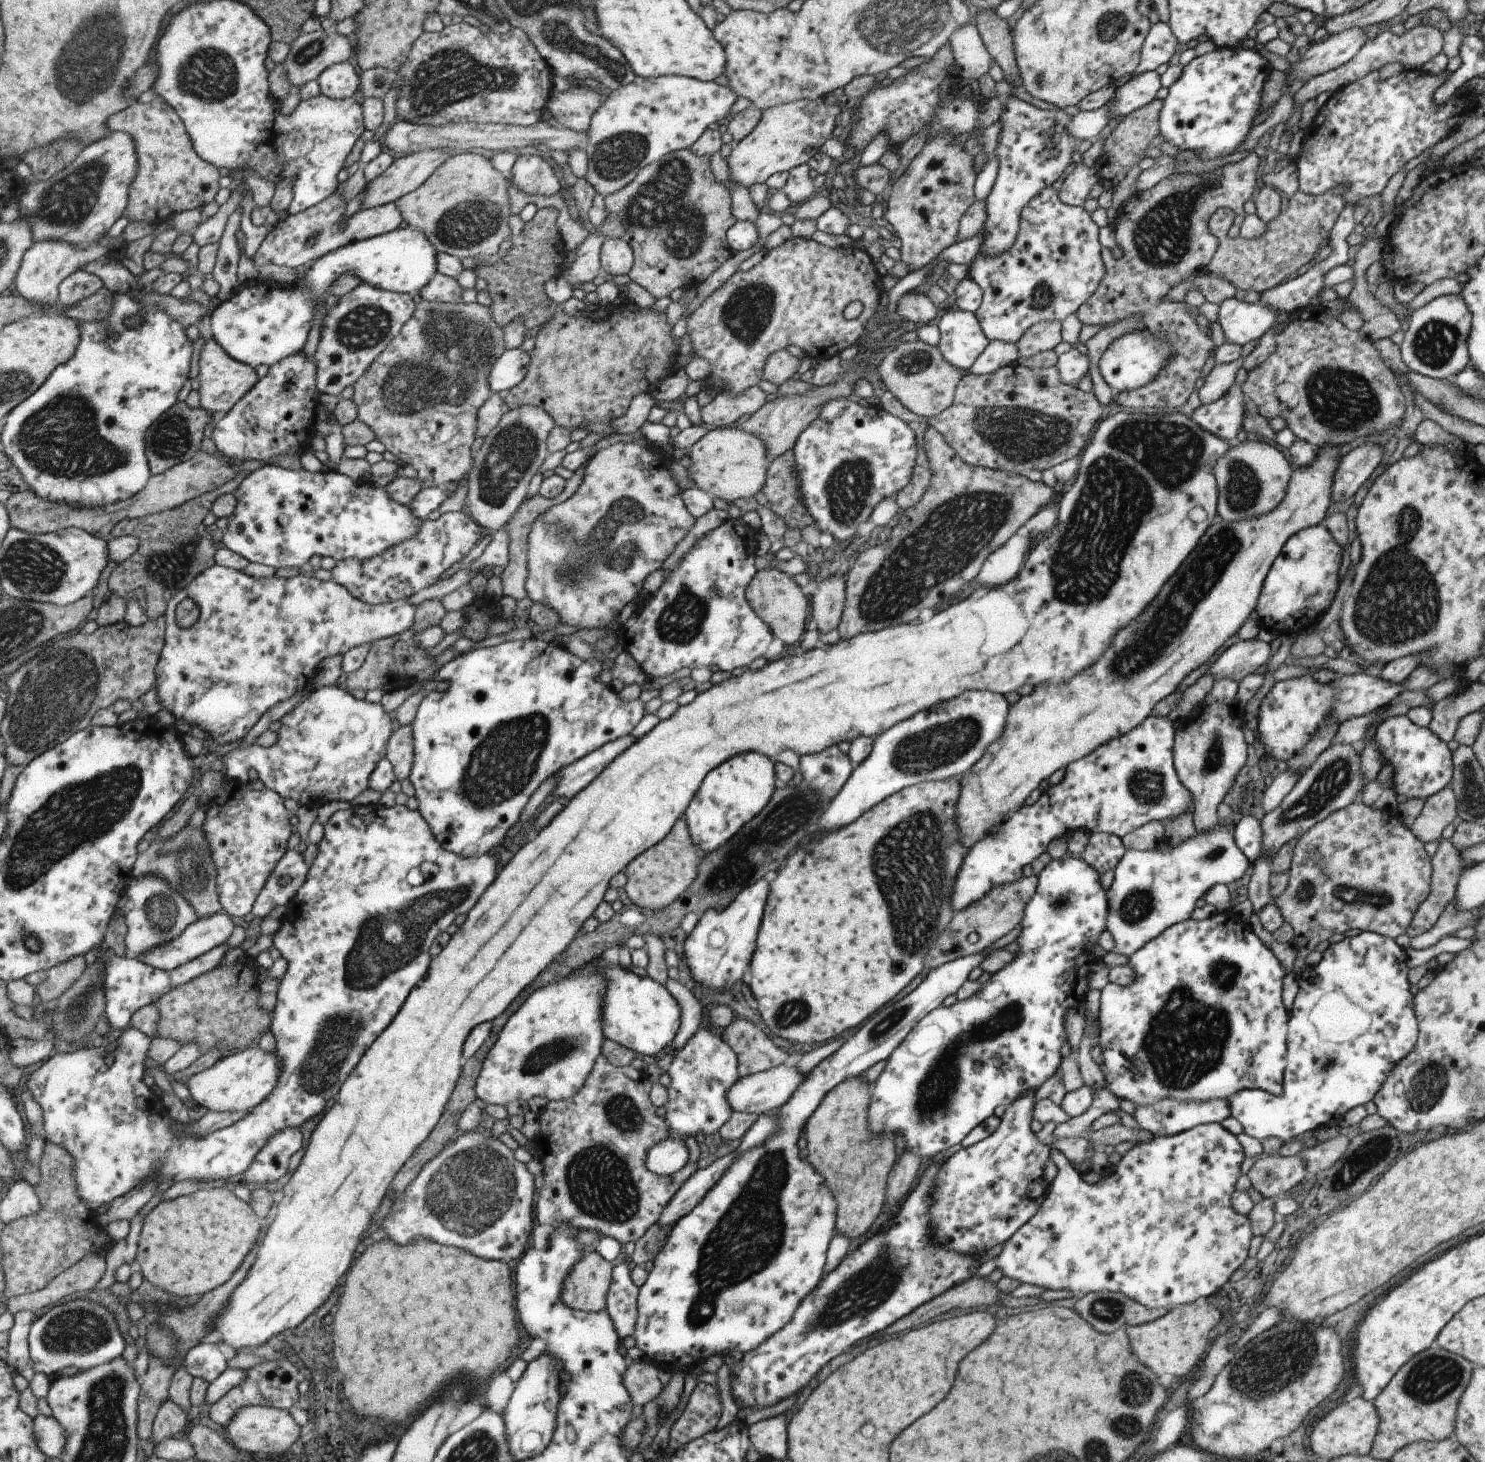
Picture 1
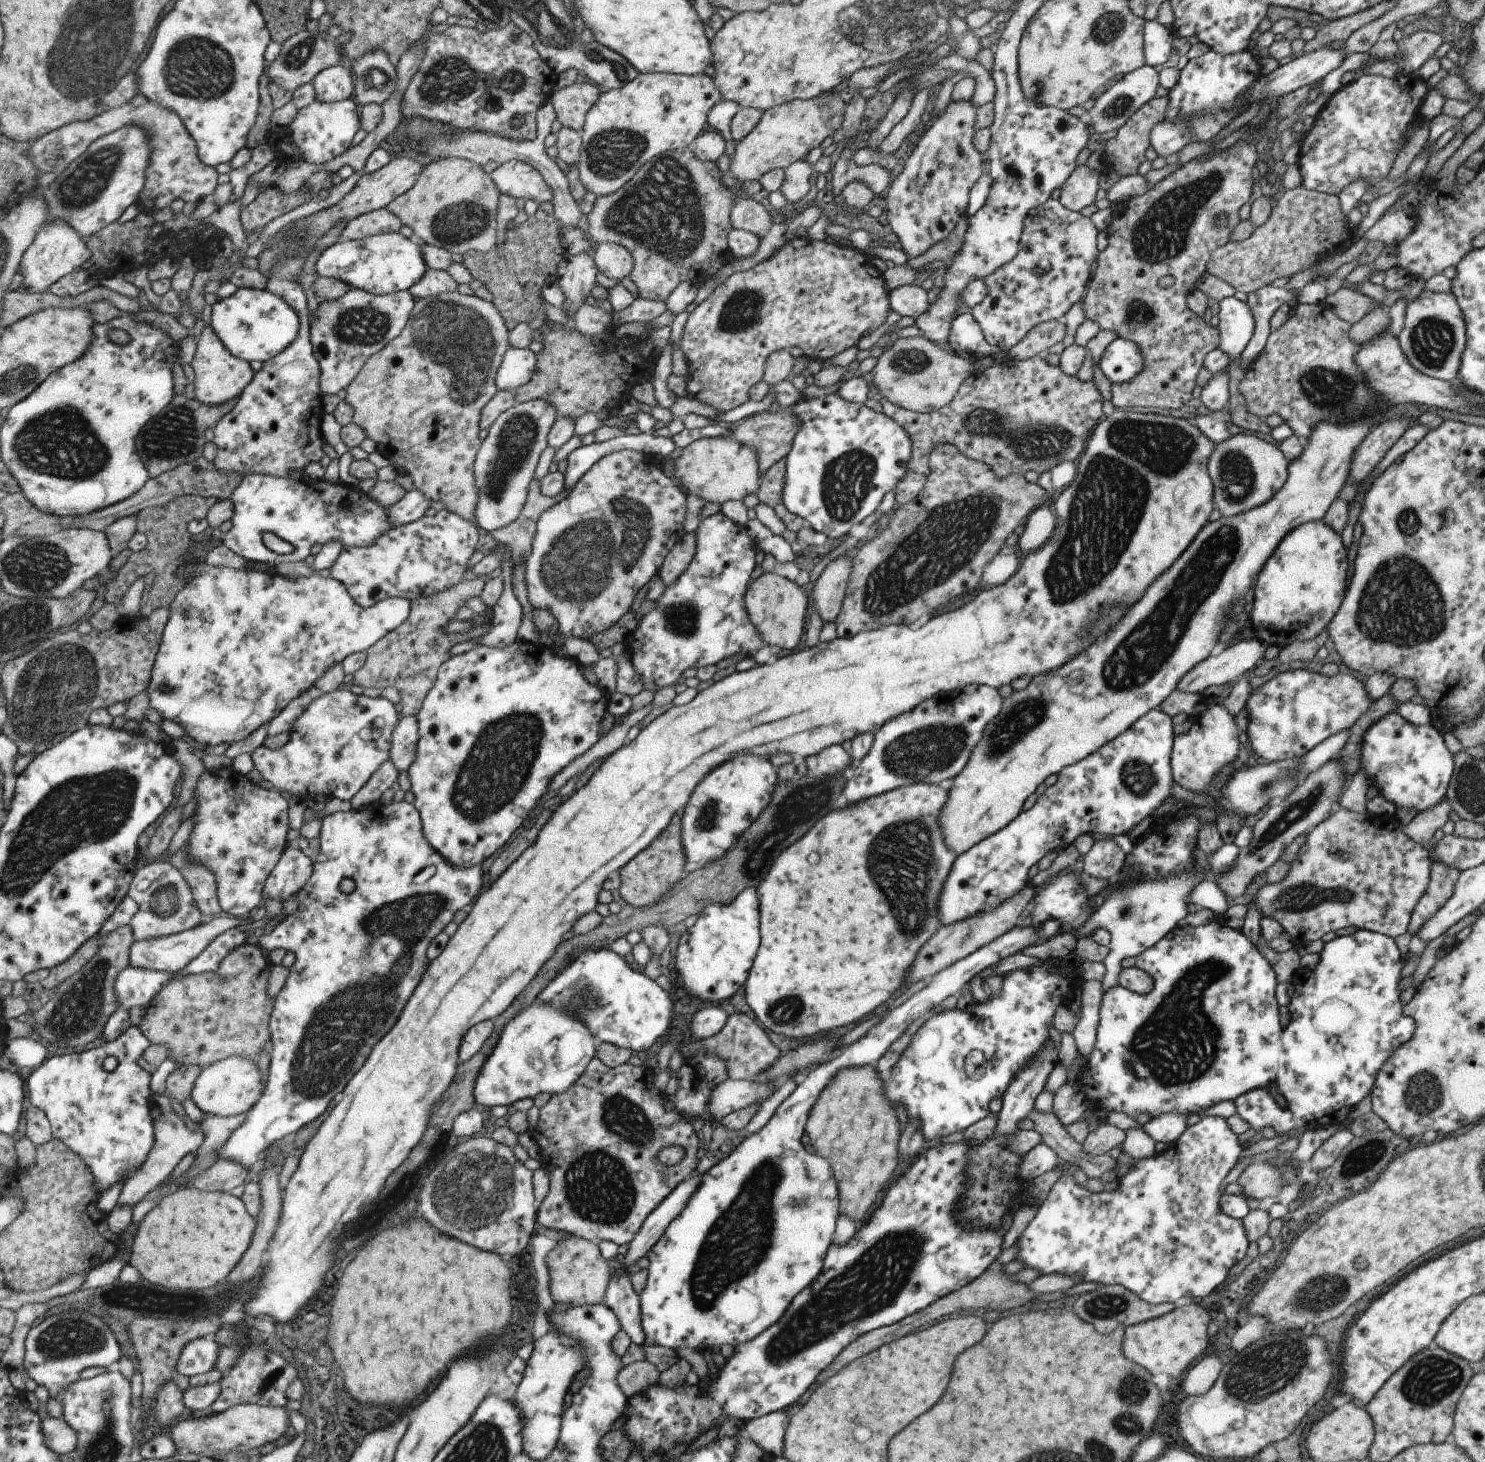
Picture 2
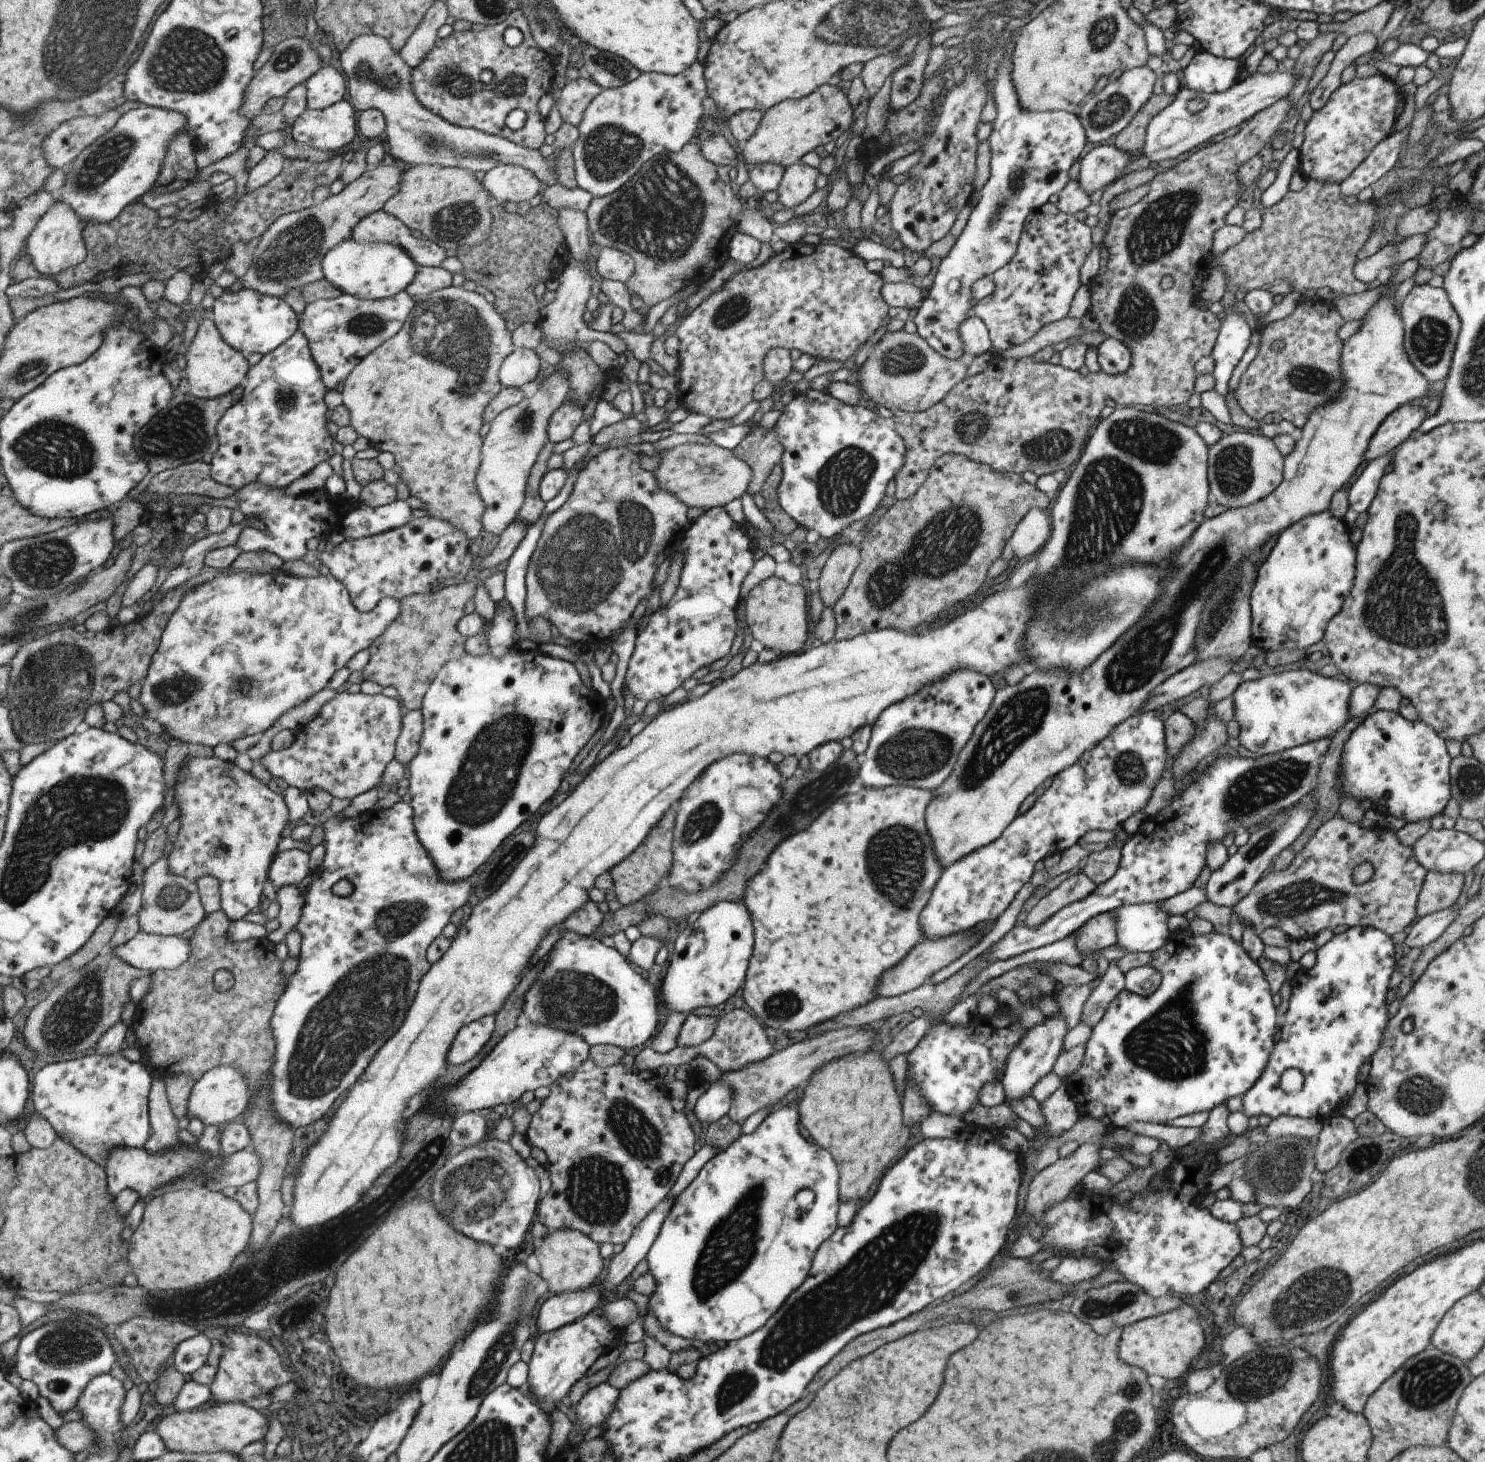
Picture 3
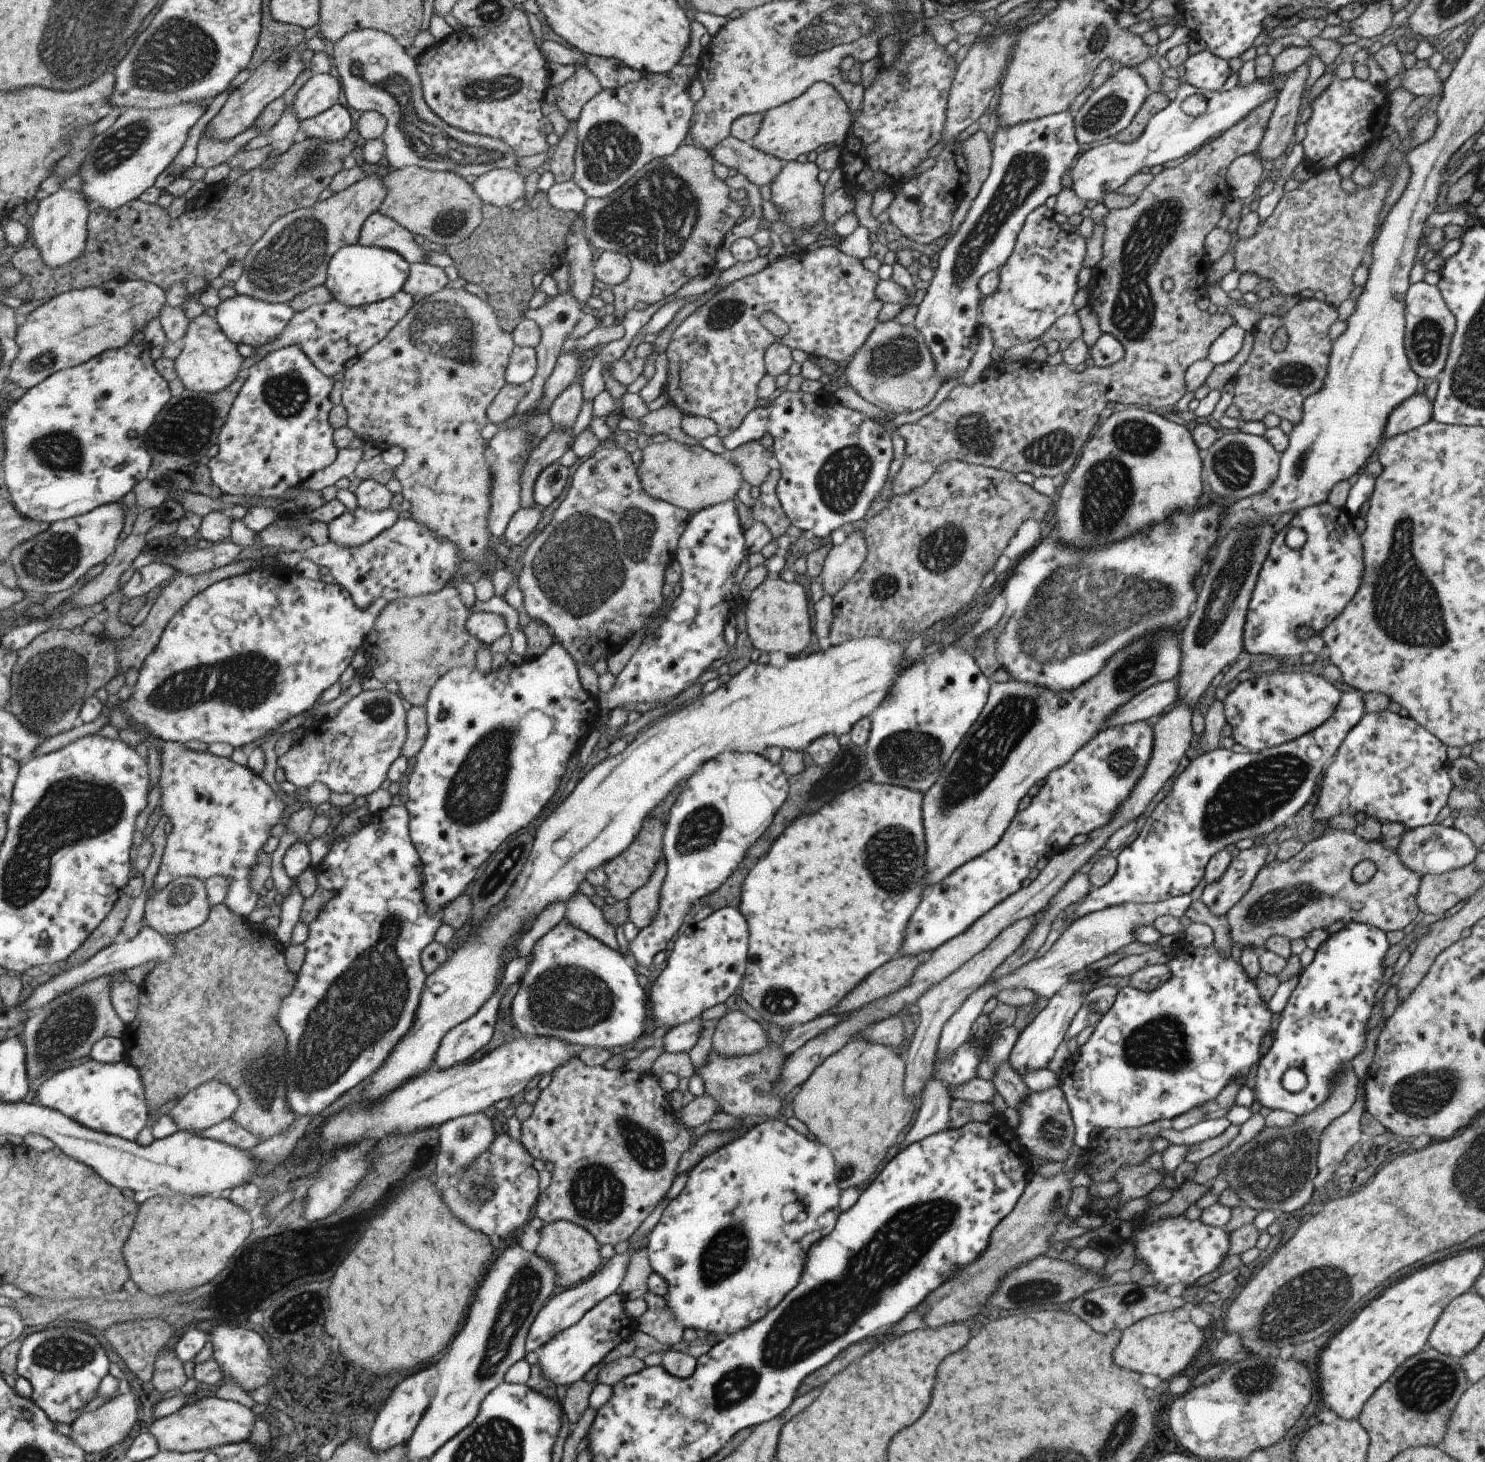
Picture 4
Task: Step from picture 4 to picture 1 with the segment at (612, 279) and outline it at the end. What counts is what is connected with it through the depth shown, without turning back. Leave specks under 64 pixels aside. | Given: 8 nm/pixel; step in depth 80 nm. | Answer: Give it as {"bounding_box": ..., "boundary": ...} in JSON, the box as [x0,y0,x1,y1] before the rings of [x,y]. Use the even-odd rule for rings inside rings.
{"bounding_box":[599,237,632,276],"boundary":[[[615,237],[605,239],[600,246],[599,260],[602,274],[620,276],[631,268],[632,248],[624,240]]]}

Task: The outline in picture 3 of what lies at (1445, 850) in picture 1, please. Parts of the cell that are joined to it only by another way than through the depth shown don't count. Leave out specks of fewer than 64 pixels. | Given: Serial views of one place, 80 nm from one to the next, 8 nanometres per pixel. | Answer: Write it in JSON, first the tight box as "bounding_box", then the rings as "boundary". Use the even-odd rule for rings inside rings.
{"bounding_box":[1416,871,1463,915],"boundary":[[[1427,871],[1416,900],[1416,915],[1449,909],[1461,894],[1463,874]]]}

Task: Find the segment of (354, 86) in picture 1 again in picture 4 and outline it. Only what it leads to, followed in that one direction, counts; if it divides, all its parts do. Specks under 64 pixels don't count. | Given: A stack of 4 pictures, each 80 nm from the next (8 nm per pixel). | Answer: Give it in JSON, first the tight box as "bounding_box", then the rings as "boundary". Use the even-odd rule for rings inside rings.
{"bounding_box":[292,71,343,121],"boundary":[[[333,71],[326,74],[315,73],[297,93],[292,108],[297,118],[304,121],[342,102],[343,95],[340,79]]]}

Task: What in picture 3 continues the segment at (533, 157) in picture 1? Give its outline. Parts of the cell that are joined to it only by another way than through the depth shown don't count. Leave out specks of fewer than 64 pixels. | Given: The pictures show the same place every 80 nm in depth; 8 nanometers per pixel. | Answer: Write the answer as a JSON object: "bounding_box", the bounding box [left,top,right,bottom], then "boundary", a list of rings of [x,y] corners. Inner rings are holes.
{"bounding_box":[481,165,591,213],"boundary":[[[517,165],[495,167],[481,182],[497,204],[529,200],[538,190],[541,191],[539,178],[528,168]],[[553,183],[542,191],[541,202],[555,210],[569,209],[583,213],[591,199],[591,194],[585,192],[577,185],[565,188],[559,183]]]}

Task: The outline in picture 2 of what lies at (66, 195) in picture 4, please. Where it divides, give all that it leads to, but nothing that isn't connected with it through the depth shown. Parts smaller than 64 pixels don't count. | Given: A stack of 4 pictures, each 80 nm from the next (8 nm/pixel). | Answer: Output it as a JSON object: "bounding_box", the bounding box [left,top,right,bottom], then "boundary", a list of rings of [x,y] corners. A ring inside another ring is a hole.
{"bounding_box":[18,219,91,293],"boundary":[[[63,219],[47,221],[22,258],[18,282],[27,285],[31,293],[49,292],[49,288],[57,280],[63,279],[64,276],[82,267],[91,255],[87,240],[80,232],[77,232],[76,228],[73,228],[73,225]]]}

